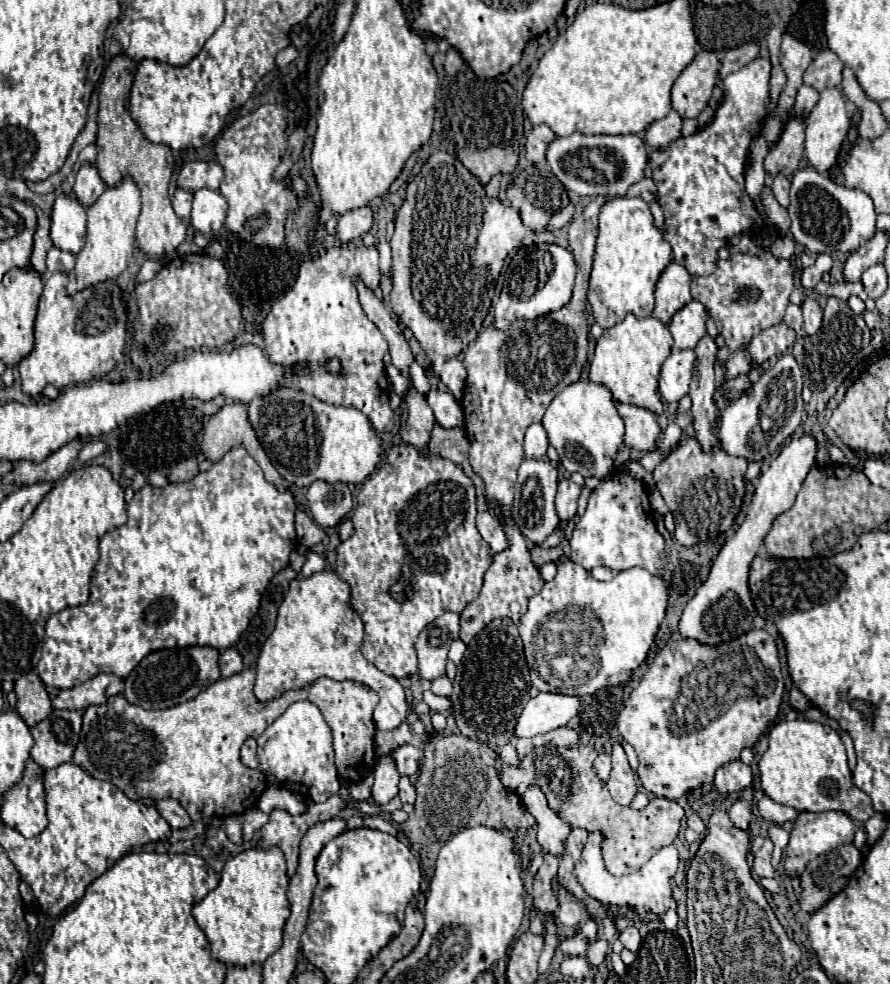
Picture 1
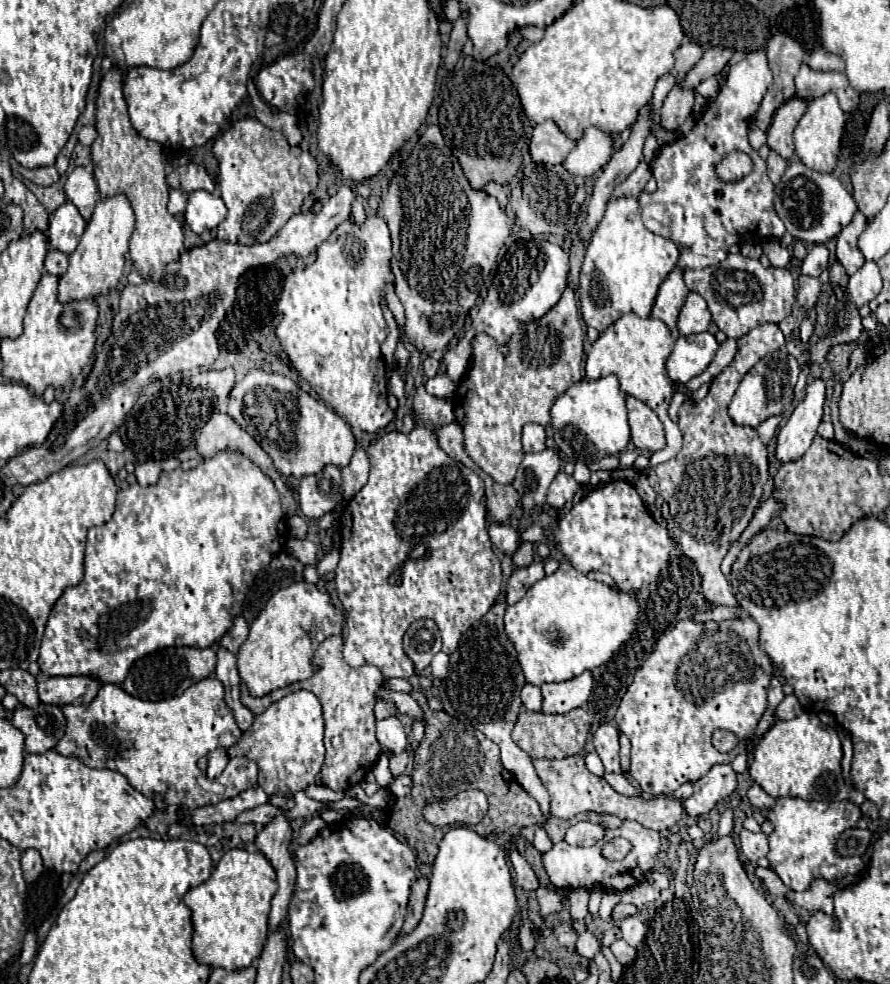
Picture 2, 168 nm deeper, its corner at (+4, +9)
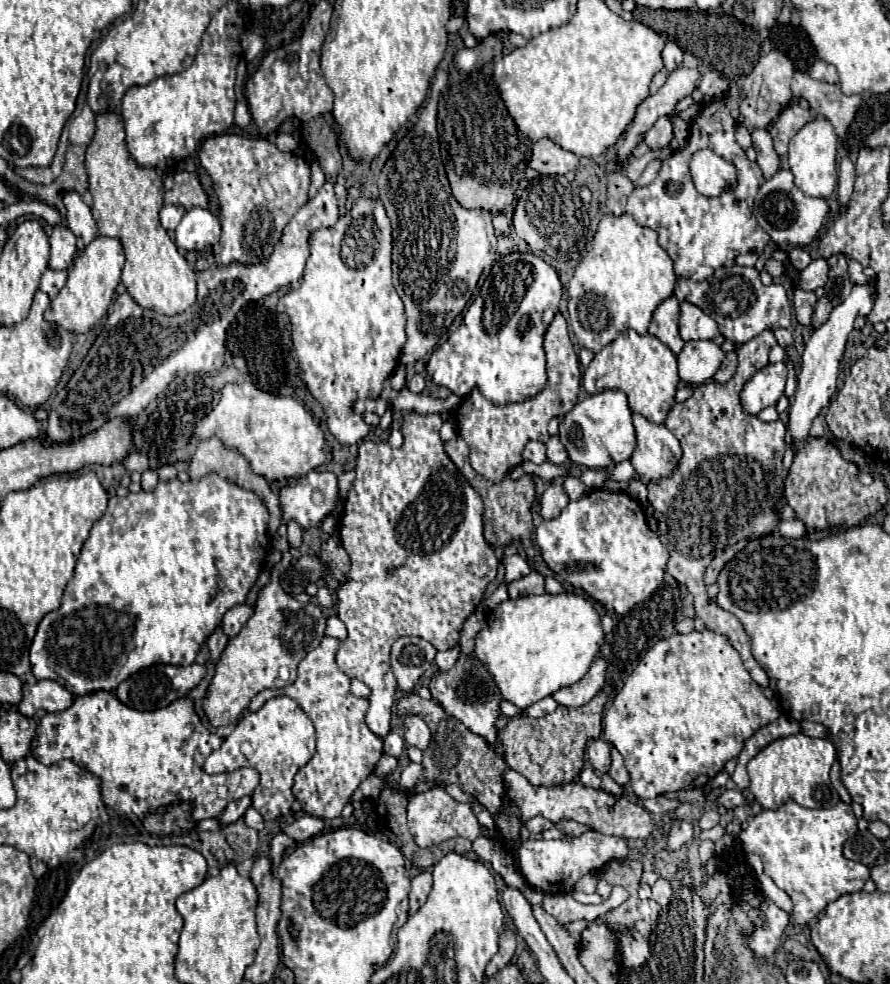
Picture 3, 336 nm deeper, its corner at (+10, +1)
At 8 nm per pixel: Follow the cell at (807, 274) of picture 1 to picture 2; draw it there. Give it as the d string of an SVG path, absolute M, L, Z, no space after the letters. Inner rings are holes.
M813 245L807 253L807 257L803 259L801 273L811 275L811 277L819 277L821 271L827 267L827 261L829 261L827 247L825 245Z

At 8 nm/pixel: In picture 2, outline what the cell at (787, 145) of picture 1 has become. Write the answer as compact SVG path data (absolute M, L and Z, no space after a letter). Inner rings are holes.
M793 97L791 101L785 101L777 111L771 121L771 127L767 129L767 145L771 151L779 153L783 159L791 159L795 149L793 149L793 131L795 125L799 123L801 115L805 113L807 103L803 99Z

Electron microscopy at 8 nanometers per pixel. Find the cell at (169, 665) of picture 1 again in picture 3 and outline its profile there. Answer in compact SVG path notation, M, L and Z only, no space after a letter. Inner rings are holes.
M199 663L181 667L181 665L151 665L135 675L131 675L129 679L125 679L117 689L115 695L117 699L137 711L153 711L153 709L161 709L167 707L169 703L185 697L201 679L205 677L205 667Z

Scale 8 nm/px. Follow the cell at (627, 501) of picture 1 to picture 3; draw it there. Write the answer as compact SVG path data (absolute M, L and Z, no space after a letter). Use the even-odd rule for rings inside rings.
M595 489L585 493L581 499L571 501L559 517L541 521L541 525L535 529L535 543L543 561L557 575L559 581L583 589L591 599L601 603L607 613L617 615L625 615L633 605L653 595L653 591L663 583L665 563L669 559L669 551L665 549L665 545L647 527L641 505L625 491L613 493L607 489Z

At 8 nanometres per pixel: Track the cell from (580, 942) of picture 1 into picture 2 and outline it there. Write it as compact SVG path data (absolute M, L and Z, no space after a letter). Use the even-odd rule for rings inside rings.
M571 889L569 891L571 921L583 921L587 917L587 899L589 899L589 893L585 889Z

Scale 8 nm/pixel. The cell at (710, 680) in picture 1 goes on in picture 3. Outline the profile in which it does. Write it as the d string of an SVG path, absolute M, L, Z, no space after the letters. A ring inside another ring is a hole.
M691 631L687 635L671 635L669 639L661 639L659 643L655 643L647 653L645 657L639 661L639 665L633 669L633 673L629 675L629 679L625 681L625 685L621 687L621 691L615 695L611 707L605 711L605 717L603 717L603 739L609 741L625 759L625 767L629 769L631 773L631 787L635 791L635 795L639 799L649 799L649 797L657 797L665 791L679 791L679 789L693 789L693 787L705 787L721 769L723 765L737 757L745 745L745 741L763 725L769 725L771 721L775 721L777 717L781 715L781 707L779 703L773 703L769 701L763 693L761 693L761 687L751 679L749 671L743 667L743 661L739 657L739 653L733 649L733 645L729 643L729 639L725 635L719 635L719 633L713 633L713 631Z

